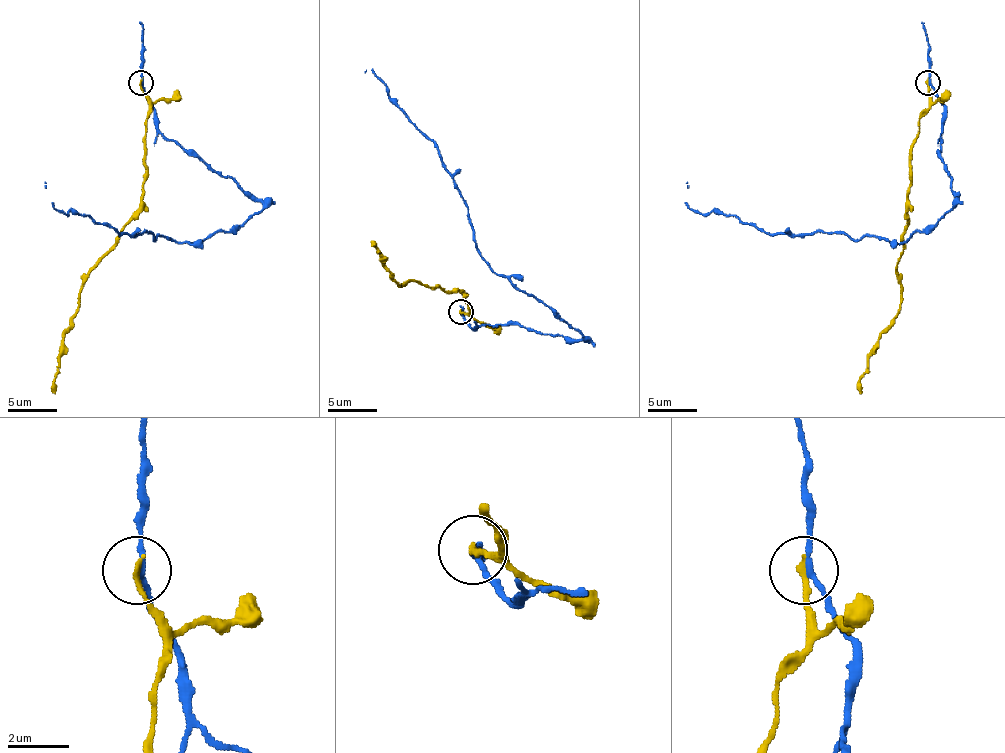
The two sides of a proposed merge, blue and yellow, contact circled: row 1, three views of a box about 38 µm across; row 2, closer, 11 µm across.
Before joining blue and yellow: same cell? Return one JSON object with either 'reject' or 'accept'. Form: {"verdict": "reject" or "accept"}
{"verdict": "reject"}

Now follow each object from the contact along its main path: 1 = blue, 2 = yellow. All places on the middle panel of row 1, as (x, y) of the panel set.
1: (461, 314), (473, 328), (513, 323), (582, 336), (496, 271), (476, 247), (466, 199), (436, 145), (364, 70)
2: (461, 311), (468, 314), (461, 291), (444, 291), (421, 281), (399, 284), (374, 244), (372, 247)

